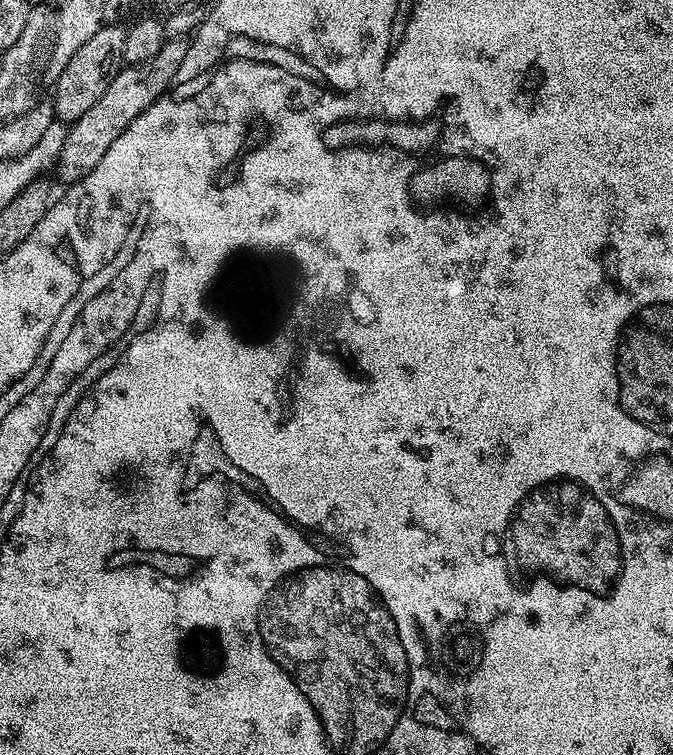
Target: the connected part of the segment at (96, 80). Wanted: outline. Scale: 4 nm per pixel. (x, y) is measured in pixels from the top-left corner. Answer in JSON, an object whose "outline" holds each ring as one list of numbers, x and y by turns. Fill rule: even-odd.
{"outline":[[120,26,101,27,79,50,74,50,74,58,66,62,66,70,62,70,58,82,51,89,50,103,55,119,70,126,82,118,82,114,86,114,86,110,106,94,106,86,110,86,120,69,125,67,125,54,126,31]]}

